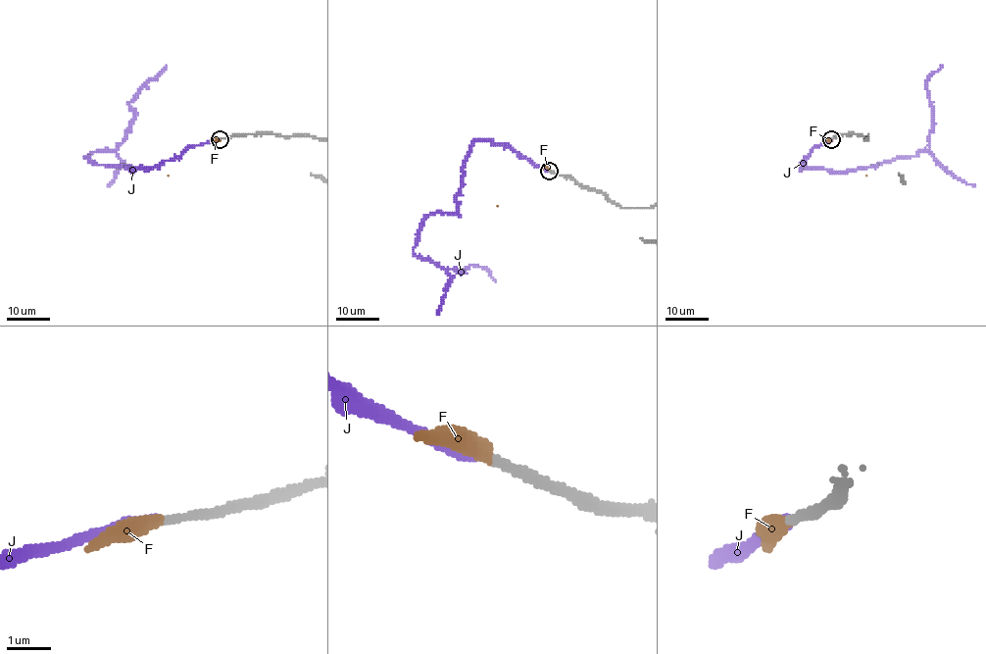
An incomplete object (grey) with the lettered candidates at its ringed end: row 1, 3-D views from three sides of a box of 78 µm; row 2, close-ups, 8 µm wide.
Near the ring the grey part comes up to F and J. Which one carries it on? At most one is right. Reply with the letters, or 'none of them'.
F

